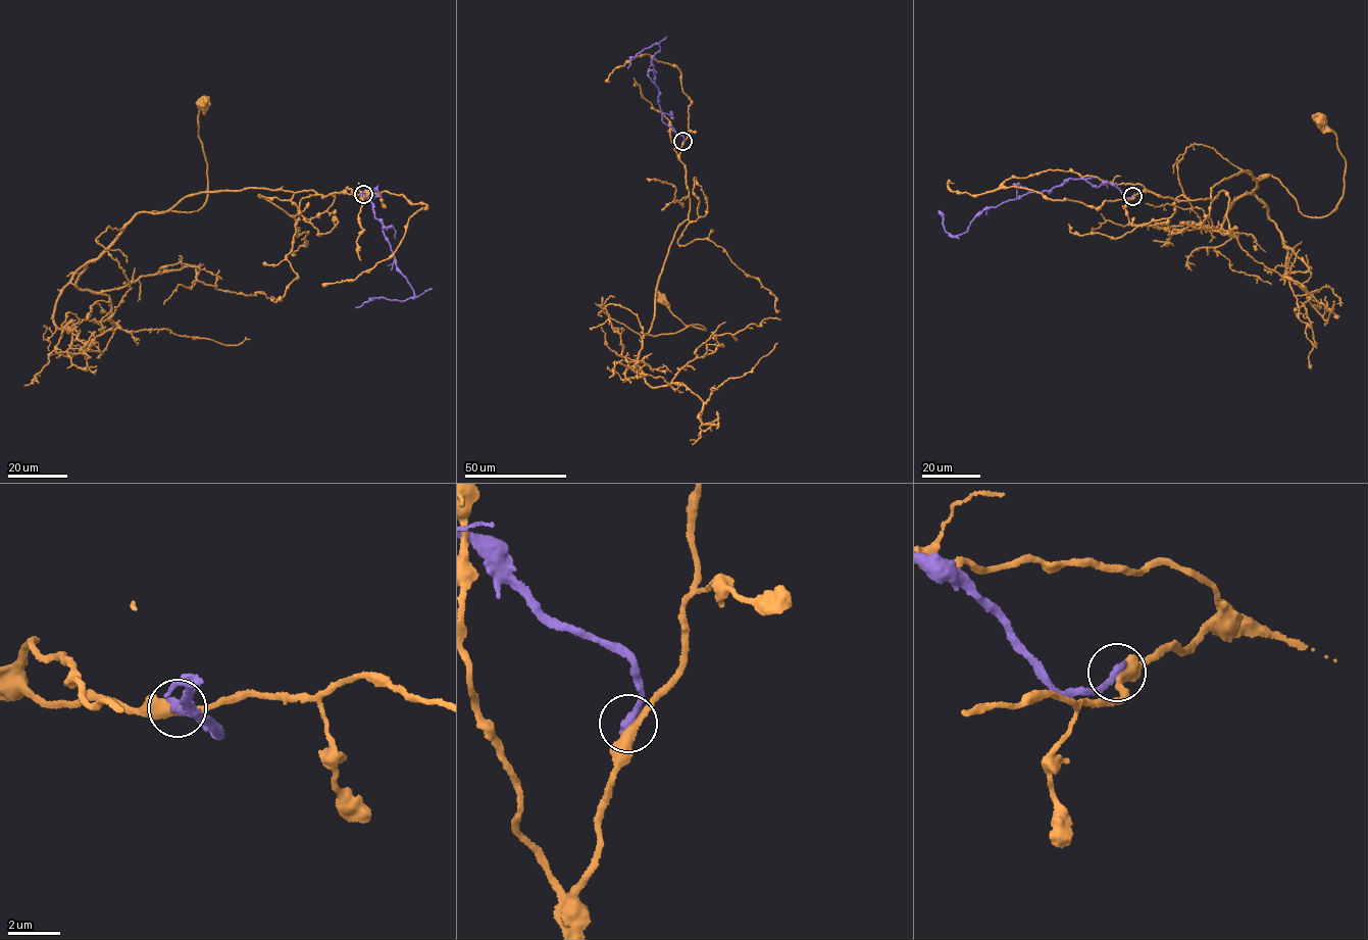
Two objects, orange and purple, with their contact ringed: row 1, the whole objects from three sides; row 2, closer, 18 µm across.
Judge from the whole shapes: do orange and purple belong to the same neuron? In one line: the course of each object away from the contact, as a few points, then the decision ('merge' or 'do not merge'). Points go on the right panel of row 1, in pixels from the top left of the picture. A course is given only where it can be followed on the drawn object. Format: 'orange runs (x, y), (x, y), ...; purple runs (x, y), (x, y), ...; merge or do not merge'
orange runs (1132, 196), (1210, 198), (1249, 170), (1278, 180), (1306, 216), (1328, 214), (1345, 159), (1321, 119); purple runs (1132, 196), (1127, 198), (1095, 176), (1067, 179), (1051, 190), (991, 207), (956, 235), (944, 230), (941, 214); do not merge

